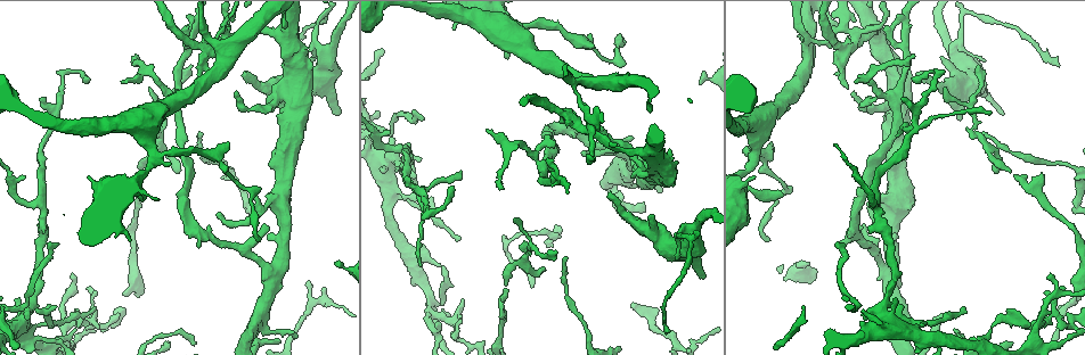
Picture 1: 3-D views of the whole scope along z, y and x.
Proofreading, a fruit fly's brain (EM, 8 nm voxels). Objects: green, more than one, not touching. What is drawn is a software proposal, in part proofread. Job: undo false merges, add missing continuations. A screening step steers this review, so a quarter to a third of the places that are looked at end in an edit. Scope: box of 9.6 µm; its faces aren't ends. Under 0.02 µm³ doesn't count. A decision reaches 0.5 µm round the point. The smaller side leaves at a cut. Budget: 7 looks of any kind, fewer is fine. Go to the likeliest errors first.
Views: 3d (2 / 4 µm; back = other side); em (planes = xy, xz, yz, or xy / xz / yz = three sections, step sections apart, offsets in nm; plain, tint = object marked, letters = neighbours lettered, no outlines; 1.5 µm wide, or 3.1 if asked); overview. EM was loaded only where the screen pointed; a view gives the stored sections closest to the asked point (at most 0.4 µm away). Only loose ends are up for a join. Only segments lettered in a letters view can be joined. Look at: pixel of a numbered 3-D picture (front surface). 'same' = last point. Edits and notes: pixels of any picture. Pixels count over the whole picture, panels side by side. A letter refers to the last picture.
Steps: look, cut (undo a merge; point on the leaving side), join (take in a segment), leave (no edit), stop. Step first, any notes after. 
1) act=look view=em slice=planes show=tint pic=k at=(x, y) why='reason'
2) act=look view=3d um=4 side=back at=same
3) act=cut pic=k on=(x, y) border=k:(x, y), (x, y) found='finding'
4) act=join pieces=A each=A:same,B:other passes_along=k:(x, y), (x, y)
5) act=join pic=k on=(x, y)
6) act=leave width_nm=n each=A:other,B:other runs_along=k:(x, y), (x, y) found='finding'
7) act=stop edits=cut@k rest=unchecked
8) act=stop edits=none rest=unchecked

act=look view=3d um=2 pic=1 at=(665, 334) why='thin end'

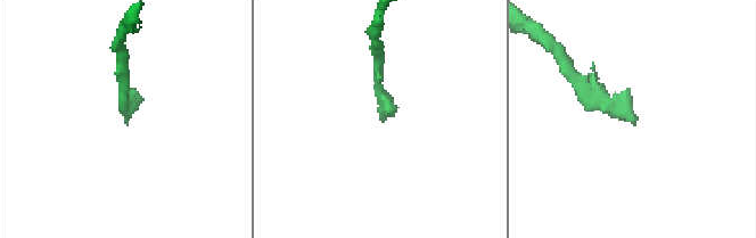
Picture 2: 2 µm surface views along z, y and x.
act=look view=em slice=planes show=letters pic=2 at=(382, 121) why='now the EM'

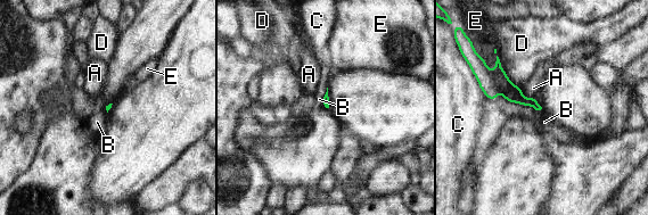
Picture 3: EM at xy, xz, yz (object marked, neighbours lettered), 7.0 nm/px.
act=join pieces=B each=A:other,B:same,C:other,D:other,E:other passes_along=3:(497, 82), (524, 105), (544, 122) found='it goes on there'

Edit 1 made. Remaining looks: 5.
act=look view=overview why='redraw'

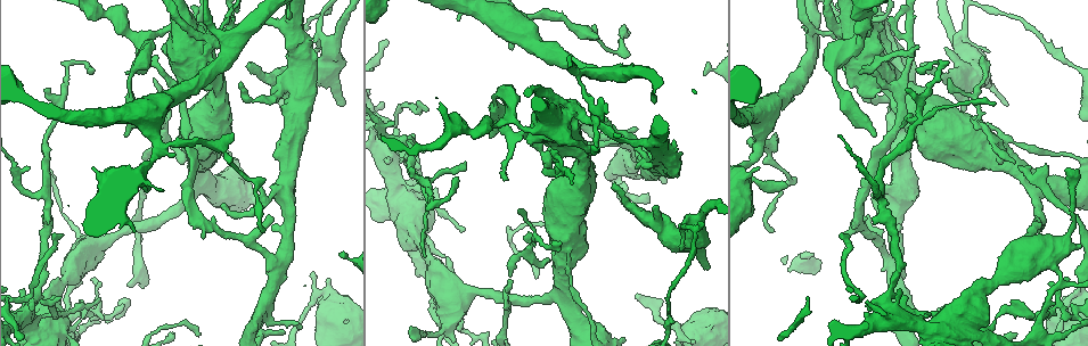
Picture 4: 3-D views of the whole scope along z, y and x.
act=look view=3d um=2 pic=4 at=(398, 123)

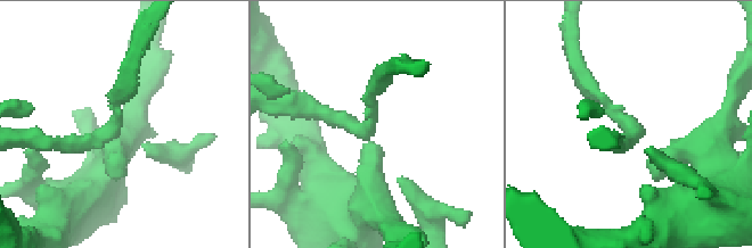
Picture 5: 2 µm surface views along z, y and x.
act=look view=em slice=planes show=plain pic=5 at=(366, 133) arms=3

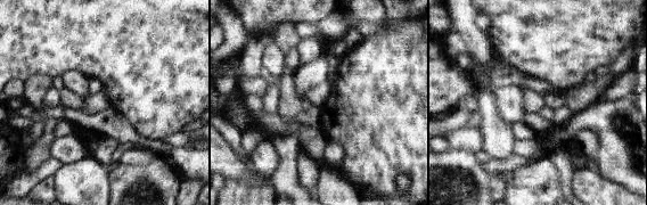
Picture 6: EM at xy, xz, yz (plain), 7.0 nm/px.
act=look view=em slice=planes show=letters at=same why='see the neighbours'

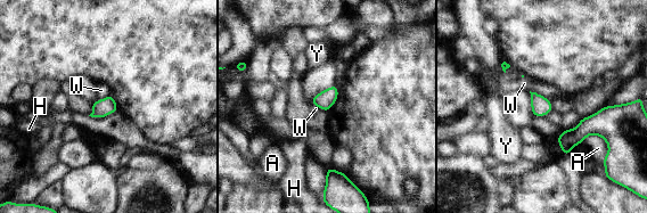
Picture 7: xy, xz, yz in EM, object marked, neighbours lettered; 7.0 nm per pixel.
act=leave each=A:other,H:other,W:other,Y:other border=7:(530, 90), (550, 100) found='all the same neuron'

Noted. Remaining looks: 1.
act=stop edits=join@3 rest=unchecked

